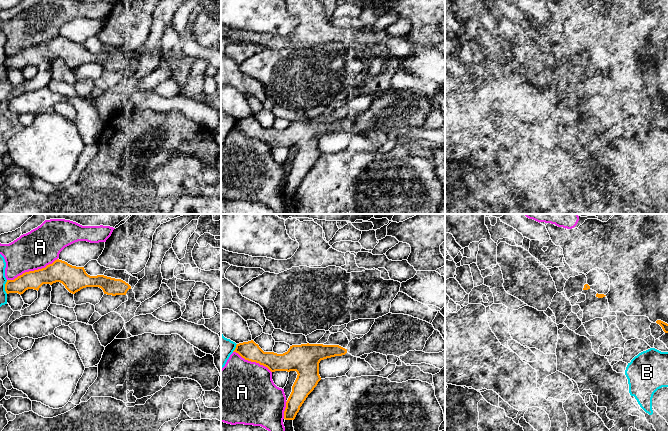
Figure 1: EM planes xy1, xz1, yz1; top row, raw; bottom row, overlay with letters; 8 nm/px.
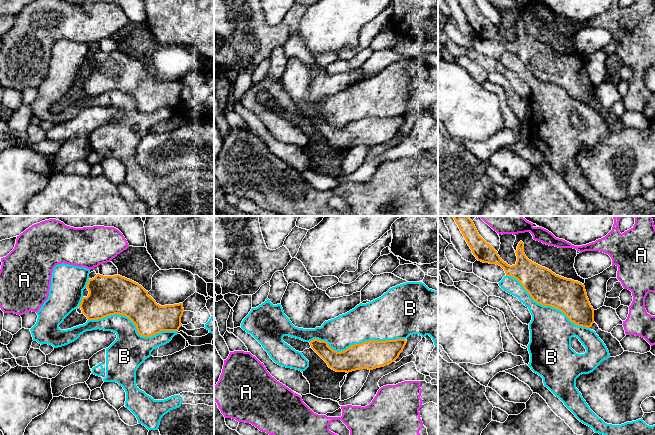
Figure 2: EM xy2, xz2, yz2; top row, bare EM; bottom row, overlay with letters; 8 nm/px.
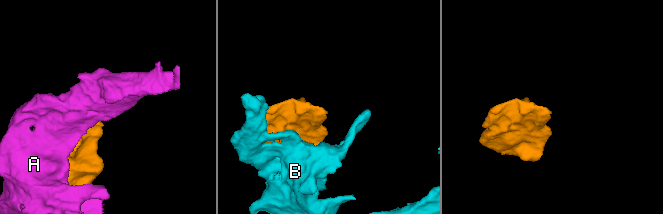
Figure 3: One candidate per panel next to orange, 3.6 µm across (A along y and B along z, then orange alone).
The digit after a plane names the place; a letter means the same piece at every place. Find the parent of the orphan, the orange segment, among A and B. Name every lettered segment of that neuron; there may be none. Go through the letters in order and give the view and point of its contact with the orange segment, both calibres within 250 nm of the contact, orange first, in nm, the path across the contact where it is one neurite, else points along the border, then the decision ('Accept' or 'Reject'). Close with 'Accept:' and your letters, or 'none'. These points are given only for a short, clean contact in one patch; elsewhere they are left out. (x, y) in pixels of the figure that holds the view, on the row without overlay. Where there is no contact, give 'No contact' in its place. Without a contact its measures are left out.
A: Touches orange at xy1 (32, 47). Thickness 180 nm (orange) against 300 nm. Reject
B: Touches orange at xz2 (356, 120). Thickness 220 nm (orange) against 320 nm. Reject
Accept: none

